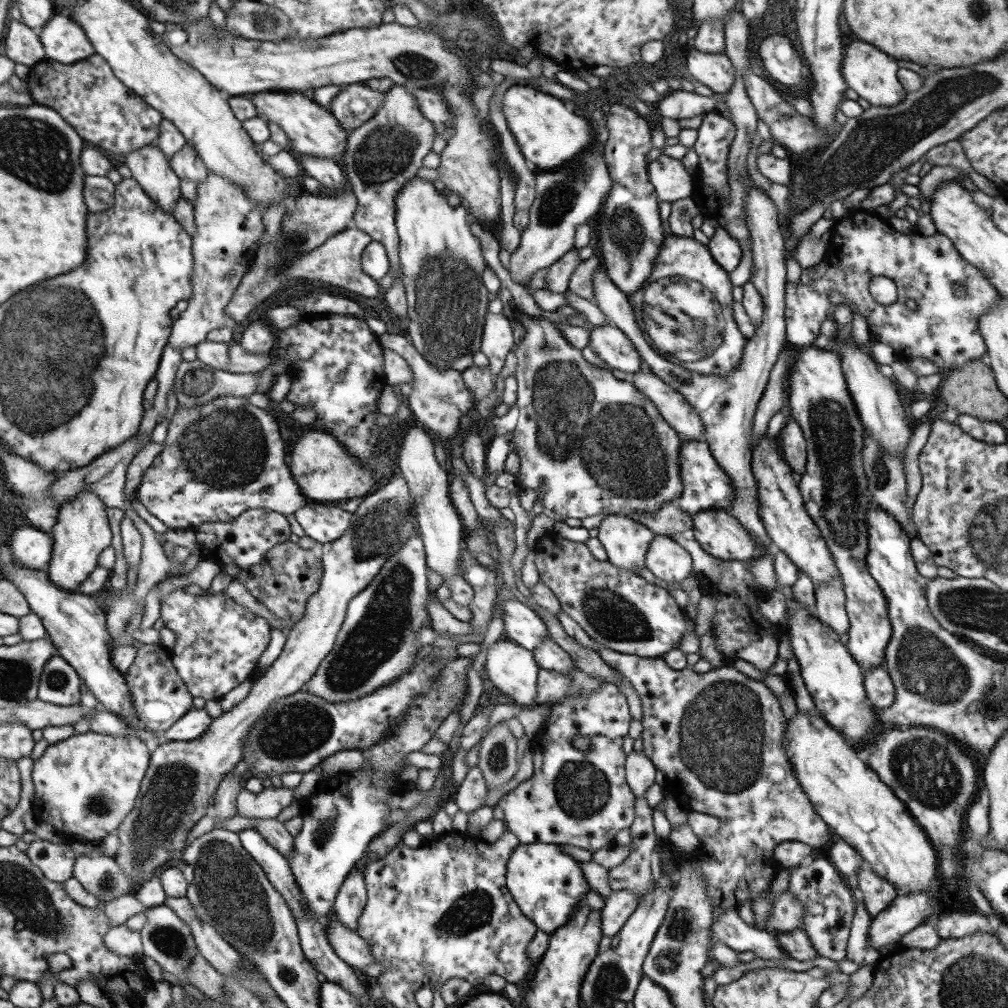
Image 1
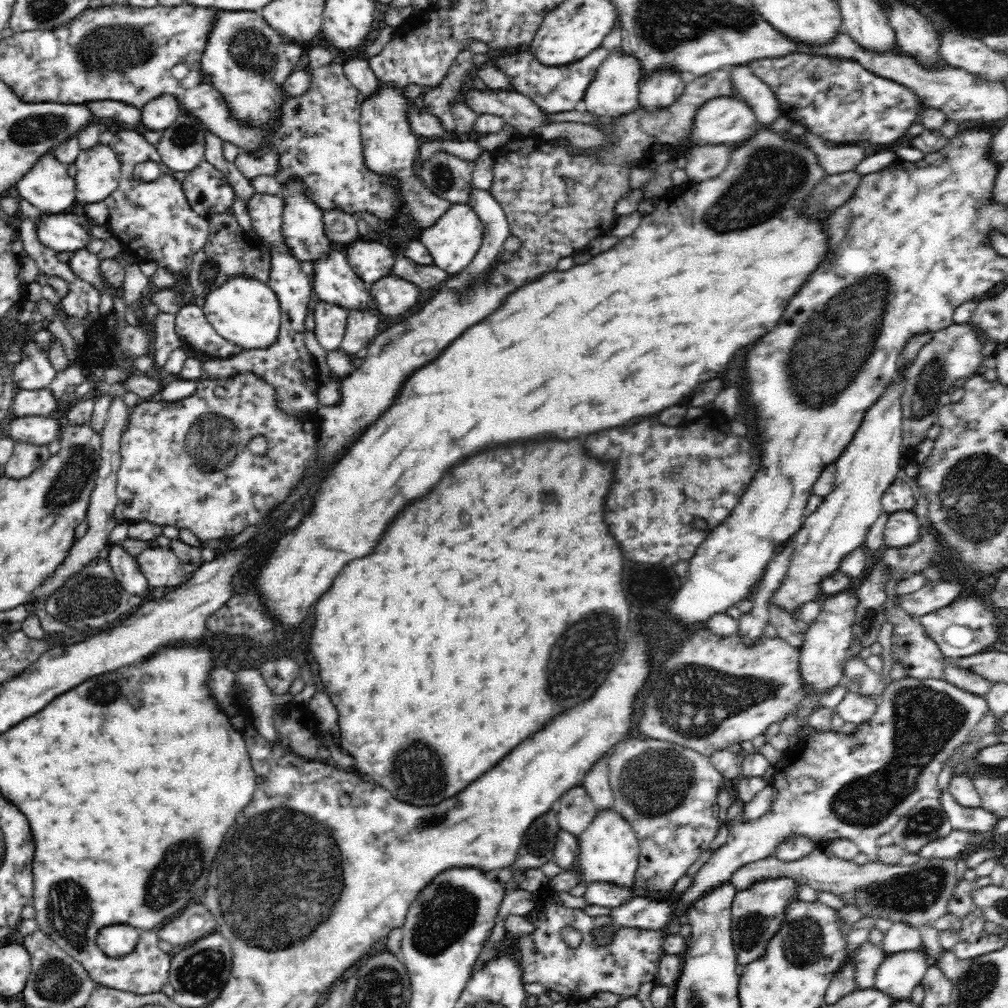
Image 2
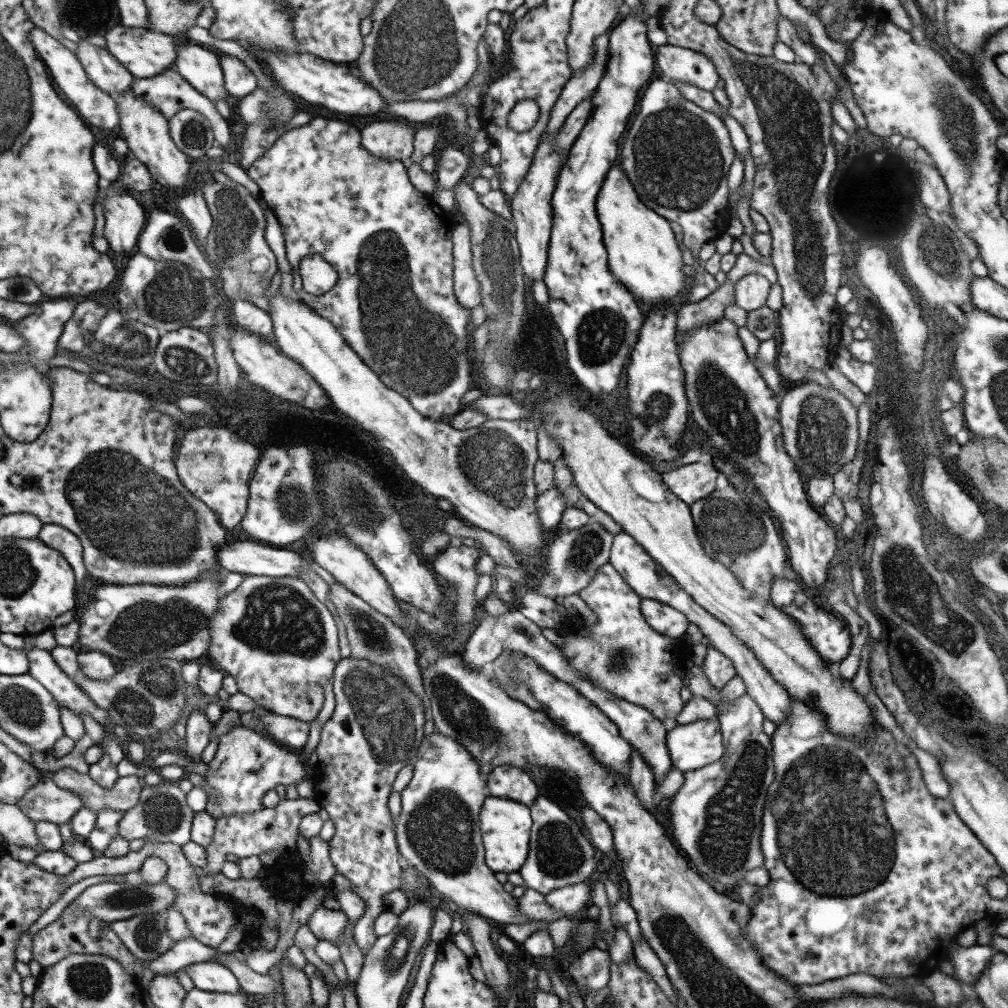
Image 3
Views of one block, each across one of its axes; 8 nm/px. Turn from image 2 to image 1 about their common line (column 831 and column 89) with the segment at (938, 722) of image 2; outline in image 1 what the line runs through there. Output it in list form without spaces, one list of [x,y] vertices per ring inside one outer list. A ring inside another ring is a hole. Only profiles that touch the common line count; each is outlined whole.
[[[87,731],[85,734],[74,734],[58,744],[52,744],[47,746],[44,750],[44,754],[40,758],[33,762],[32,768],[32,780],[34,783],[34,803],[36,806],[42,808],[41,821],[46,824],[50,824],[57,831],[68,834],[68,836],[83,837],[87,841],[103,840],[110,834],[115,834],[122,820],[126,818],[126,815],[134,808],[134,803],[140,792],[142,779],[148,770],[149,762],[151,758],[151,752],[148,750],[147,744],[142,739],[134,735],[118,735],[112,736],[109,734],[97,733],[94,731]]]

